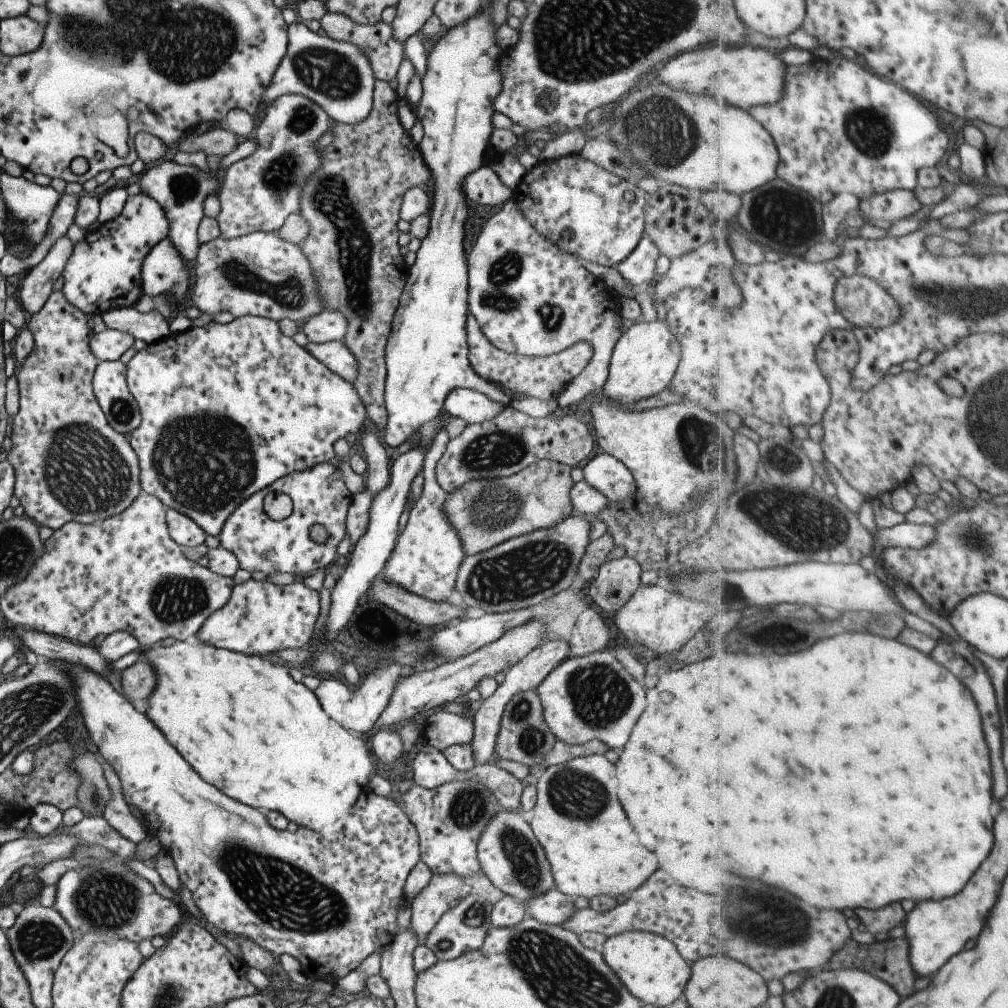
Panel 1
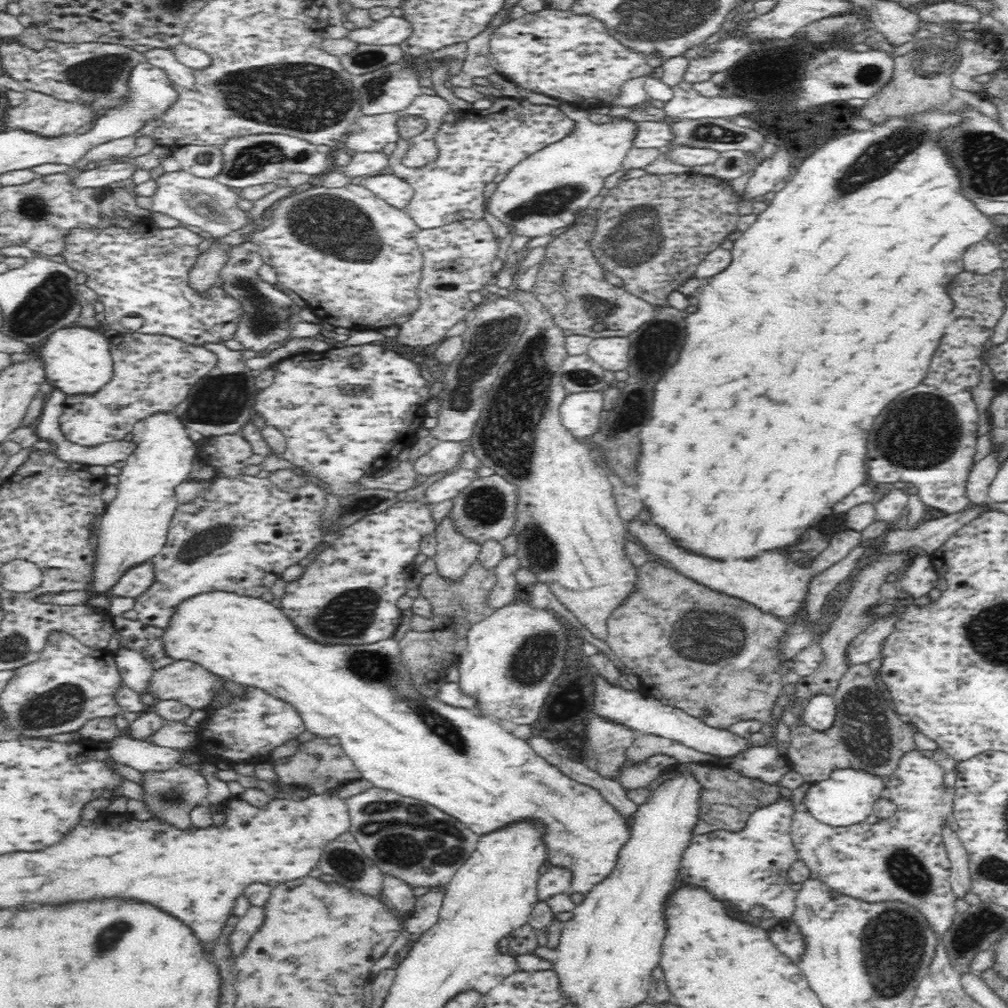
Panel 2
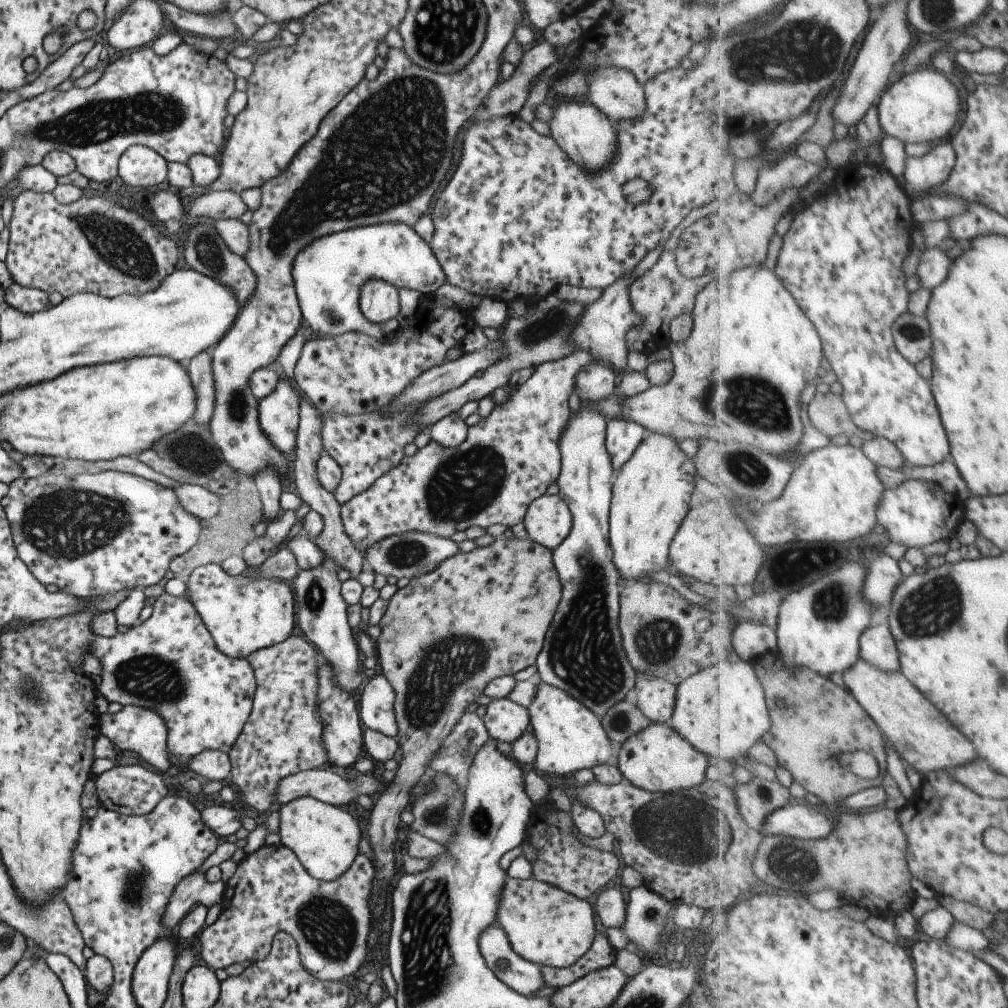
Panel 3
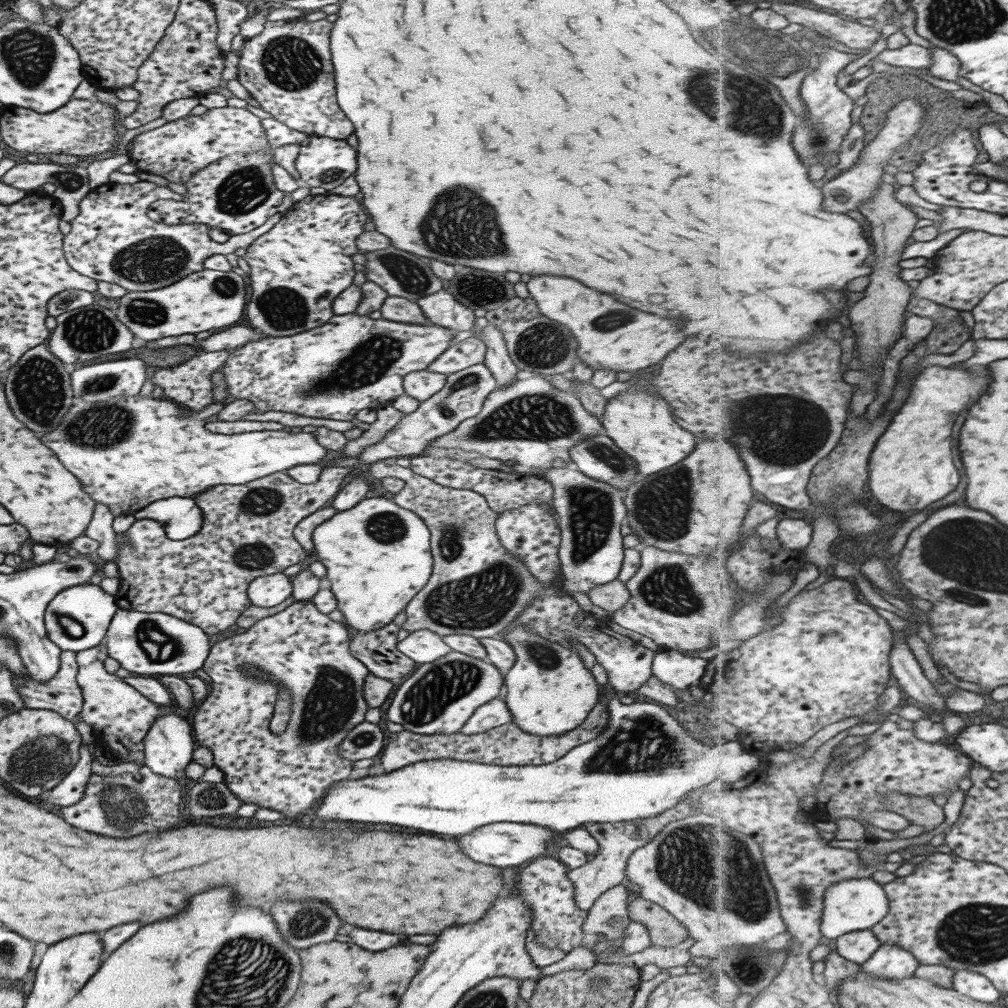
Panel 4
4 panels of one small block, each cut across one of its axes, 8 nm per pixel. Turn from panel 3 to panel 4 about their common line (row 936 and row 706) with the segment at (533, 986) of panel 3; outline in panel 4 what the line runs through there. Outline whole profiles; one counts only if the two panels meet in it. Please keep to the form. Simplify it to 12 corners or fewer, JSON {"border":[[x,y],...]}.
{"border":[[503,697],[478,706],[460,728],[470,735],[511,721]]}

